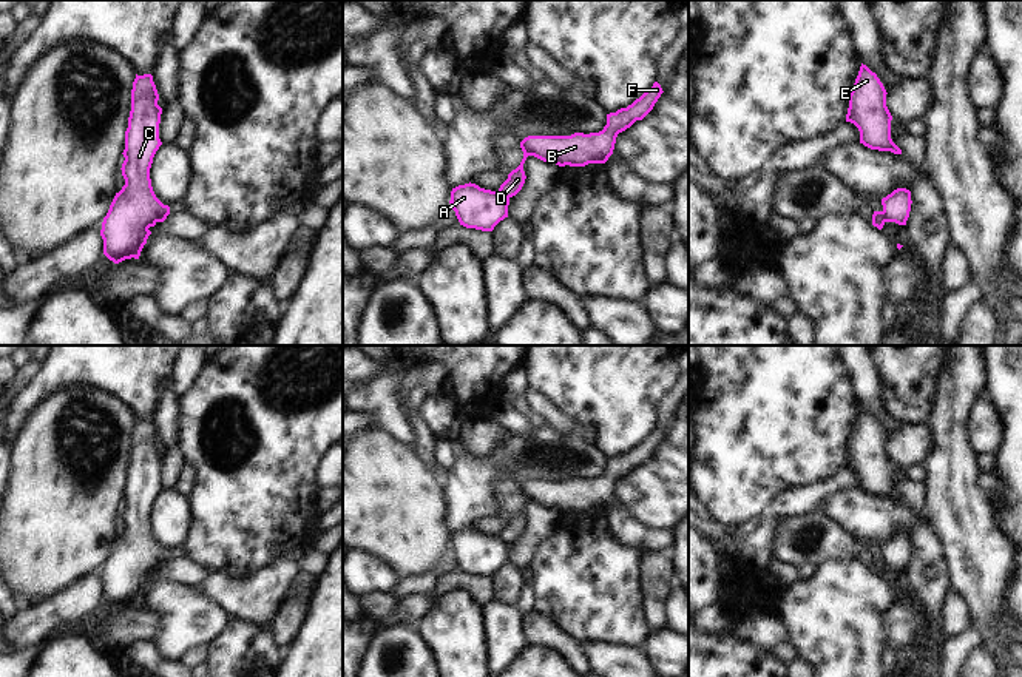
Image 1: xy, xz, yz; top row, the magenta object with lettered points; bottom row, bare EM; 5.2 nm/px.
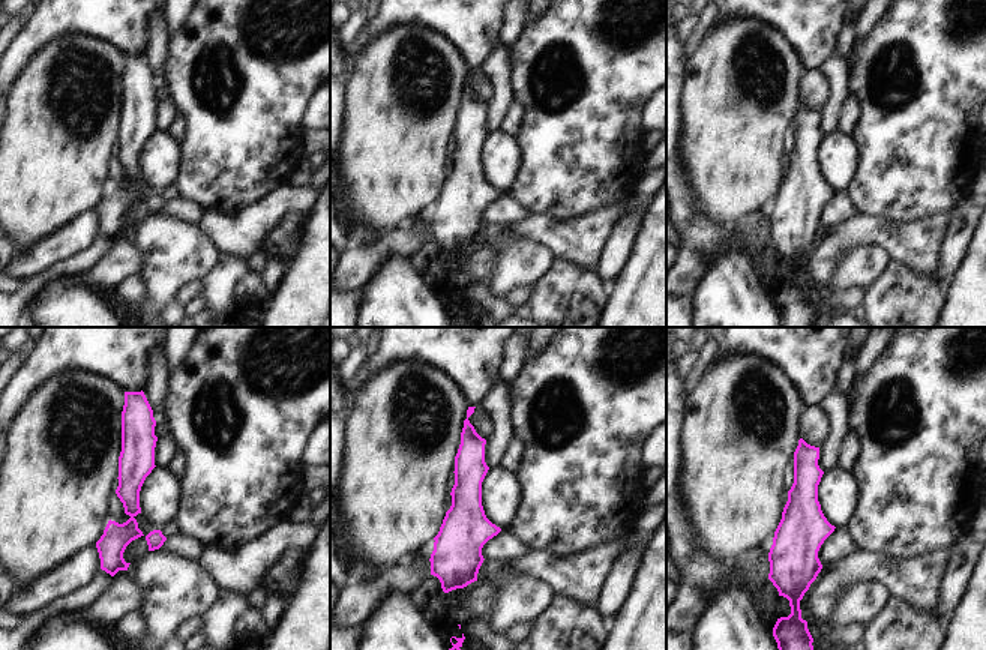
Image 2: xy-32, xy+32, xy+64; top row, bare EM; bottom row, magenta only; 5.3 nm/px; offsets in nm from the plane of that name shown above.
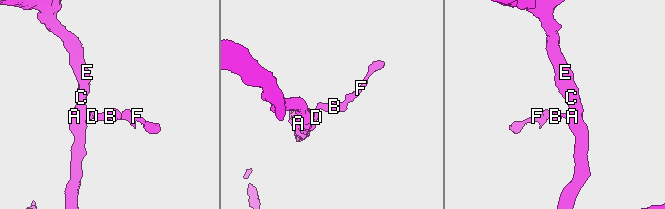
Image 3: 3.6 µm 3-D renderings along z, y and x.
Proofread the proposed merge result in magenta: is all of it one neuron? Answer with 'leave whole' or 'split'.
split

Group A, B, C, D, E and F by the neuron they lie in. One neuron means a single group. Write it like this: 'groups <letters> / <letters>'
groups A C E / B D F

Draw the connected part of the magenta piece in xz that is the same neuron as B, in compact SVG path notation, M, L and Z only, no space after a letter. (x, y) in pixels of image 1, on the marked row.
M658 82L653 83L639 99L627 108L607 114L607 125L599 133L574 133L571 136L528 136L520 142L523 159L520 165L508 174L499 193L503 197L516 196L525 184L523 163L528 156L534 156L547 163L559 167L585 167L588 163L605 163L613 154L616 137L630 128L636 120L642 120L662 94Z

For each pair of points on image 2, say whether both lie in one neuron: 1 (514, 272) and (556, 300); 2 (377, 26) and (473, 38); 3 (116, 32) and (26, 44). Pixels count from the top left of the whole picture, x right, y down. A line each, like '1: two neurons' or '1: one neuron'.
1: two neurons
2: one neuron
3: one neuron

